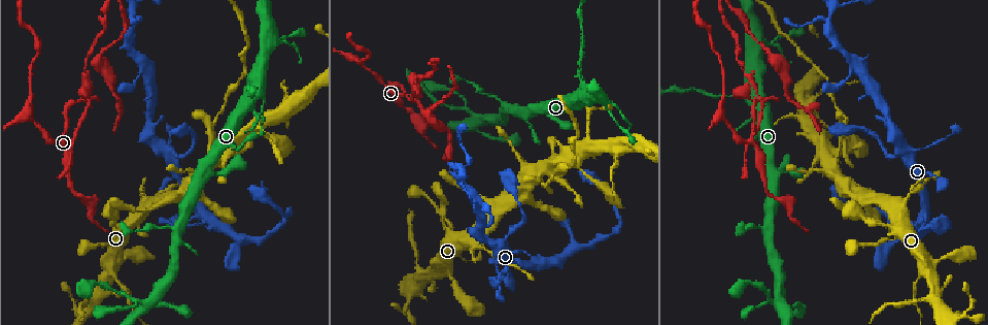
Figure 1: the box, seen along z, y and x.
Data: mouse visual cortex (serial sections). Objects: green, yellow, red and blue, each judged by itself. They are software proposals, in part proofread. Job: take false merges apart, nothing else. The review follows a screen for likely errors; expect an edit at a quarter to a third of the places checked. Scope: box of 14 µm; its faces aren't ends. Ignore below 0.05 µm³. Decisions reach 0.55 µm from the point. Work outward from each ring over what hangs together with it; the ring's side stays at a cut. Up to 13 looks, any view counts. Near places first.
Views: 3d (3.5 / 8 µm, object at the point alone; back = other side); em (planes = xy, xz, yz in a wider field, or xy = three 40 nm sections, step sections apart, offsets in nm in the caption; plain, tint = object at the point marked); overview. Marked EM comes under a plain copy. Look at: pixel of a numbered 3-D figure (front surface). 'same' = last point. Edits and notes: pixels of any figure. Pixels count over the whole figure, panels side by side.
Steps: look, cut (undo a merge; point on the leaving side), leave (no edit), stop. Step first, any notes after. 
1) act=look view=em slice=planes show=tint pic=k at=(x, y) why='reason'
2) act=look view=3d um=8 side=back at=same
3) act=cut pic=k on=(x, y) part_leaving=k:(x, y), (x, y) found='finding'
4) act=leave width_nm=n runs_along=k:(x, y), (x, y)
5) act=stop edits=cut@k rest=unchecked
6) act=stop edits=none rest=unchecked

act=look view=3d um=8 side=back pic=1 at=(82, 99) why='three arms meet'

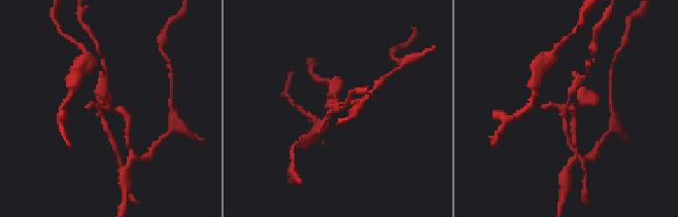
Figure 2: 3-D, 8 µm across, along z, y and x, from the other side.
act=look view=em slice=planes show=tint pic=2 at=(108, 107) why='shape alone is not enough'

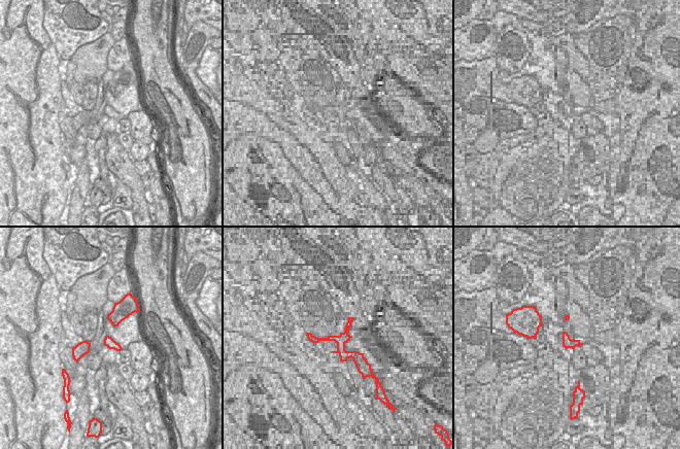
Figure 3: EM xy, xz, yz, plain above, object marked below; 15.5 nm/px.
act=cut pic=2 on=(321, 123) part_leaving=2:(102, 107), (100, 115), (113, 146) found='a second cell is stuck on'

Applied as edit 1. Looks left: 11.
act=look view=overview

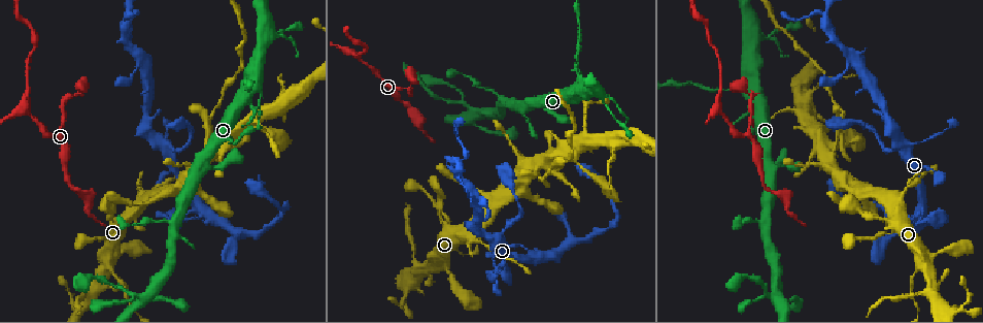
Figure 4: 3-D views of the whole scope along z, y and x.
act=look view=3d um=3.5 side=back pic=4 at=(909, 186) why='narrows sharply'

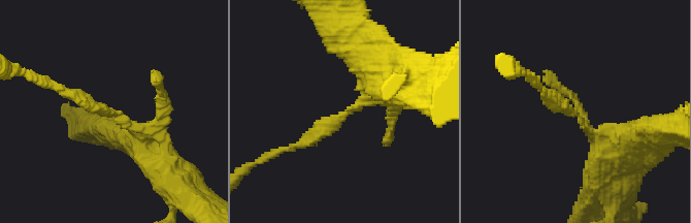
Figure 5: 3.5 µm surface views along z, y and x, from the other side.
act=look view=em slice=xy step=1 show=tint pic=5 at=(353, 111) arm_widths_nm=200,350

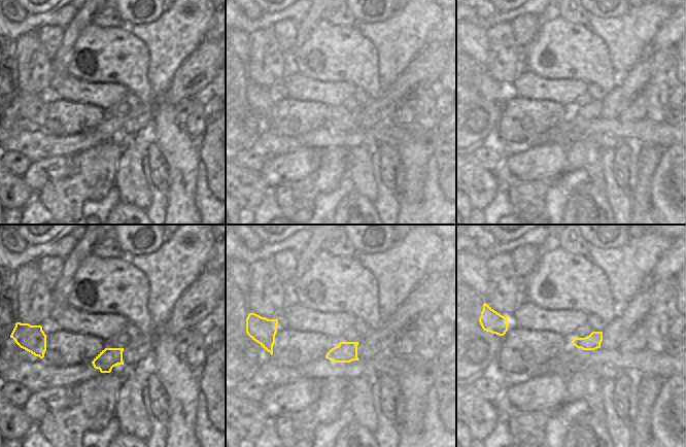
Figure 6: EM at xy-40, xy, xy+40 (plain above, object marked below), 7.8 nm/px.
act=leave width_nm=160 runs_along=5:(156, 159), (121, 115), (67, 93) found='one cell here'

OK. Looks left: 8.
act=look view=3d um=3.5 pic=4 at=(162, 144) why='a narrow waist'

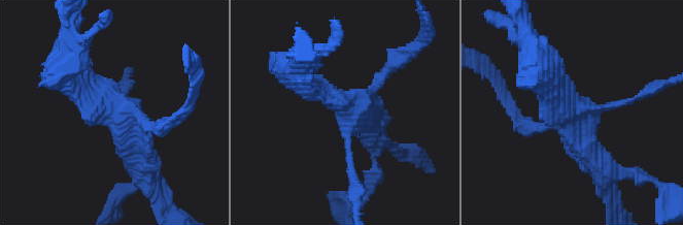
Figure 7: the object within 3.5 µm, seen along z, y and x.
act=look view=em slice=planes show=tint pic=7 at=(348, 105) why='shape alone is not enough'

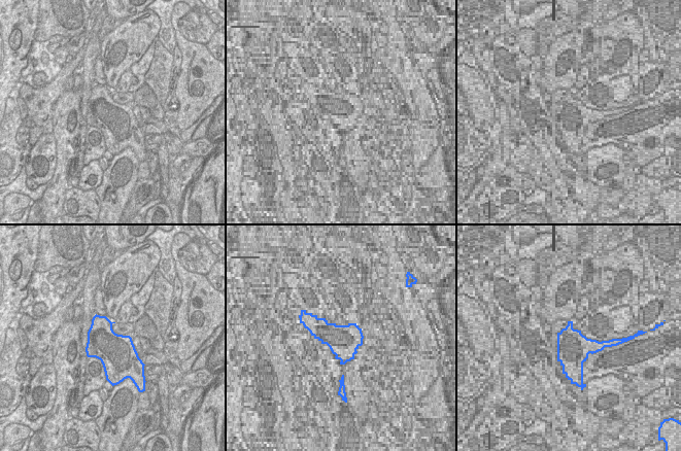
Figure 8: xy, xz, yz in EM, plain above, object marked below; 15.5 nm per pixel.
act=look view=em slice=xy step=5 show=tint at=same

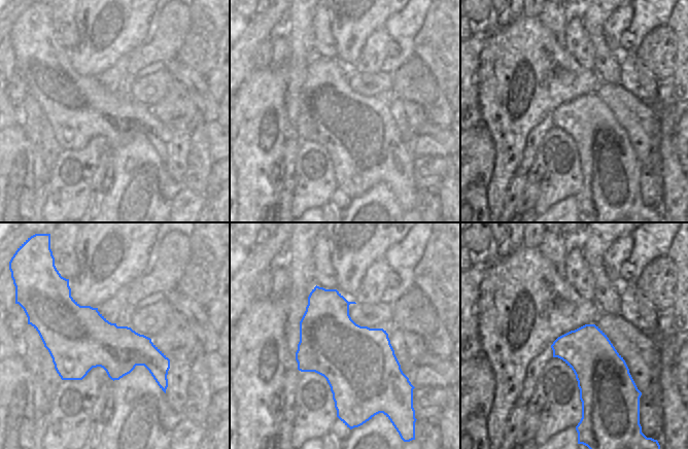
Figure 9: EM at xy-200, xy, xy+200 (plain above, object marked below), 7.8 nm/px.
act=leave runs_along=7:(143, 168), (134, 127), (67, 76) found='all the same cell'

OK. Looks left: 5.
act=look view=3d um=3.5 pic=4 at=(207, 122) why='arms part here'

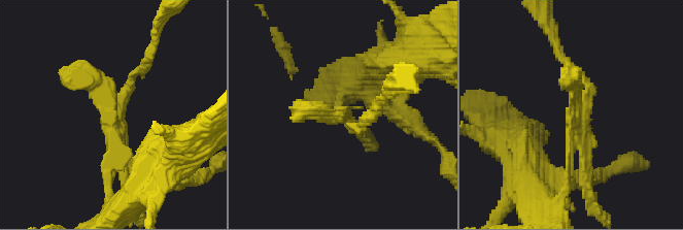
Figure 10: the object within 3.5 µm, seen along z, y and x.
act=look view=em slice=planes show=tint pic=10 at=(577, 107)

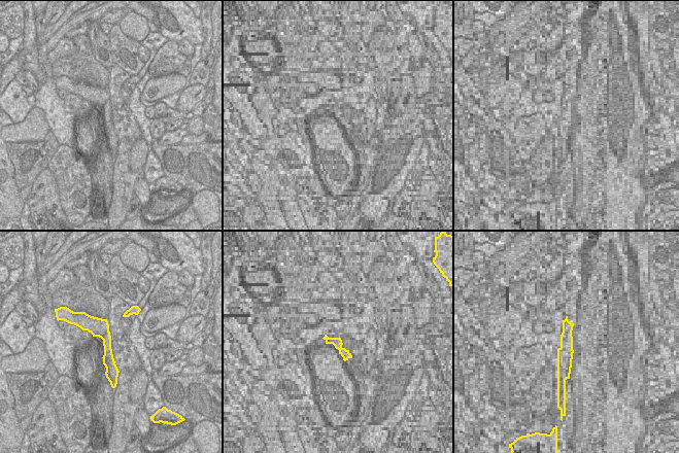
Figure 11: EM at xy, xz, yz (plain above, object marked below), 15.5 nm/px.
act=cut pic=10 on=(371, 116) width_nm=200 part_leaving=10:(118, 102), (160, 26) found='a second cell is stuck on'

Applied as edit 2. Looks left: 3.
act=look view=3d um=3.5 pic=4 at=(803, 114)

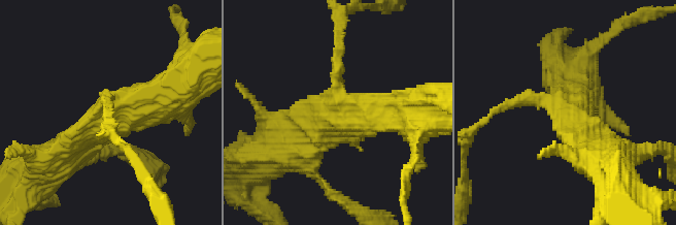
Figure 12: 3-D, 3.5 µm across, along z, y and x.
act=look view=em slice=planes show=tint pic=12 at=(577, 114)

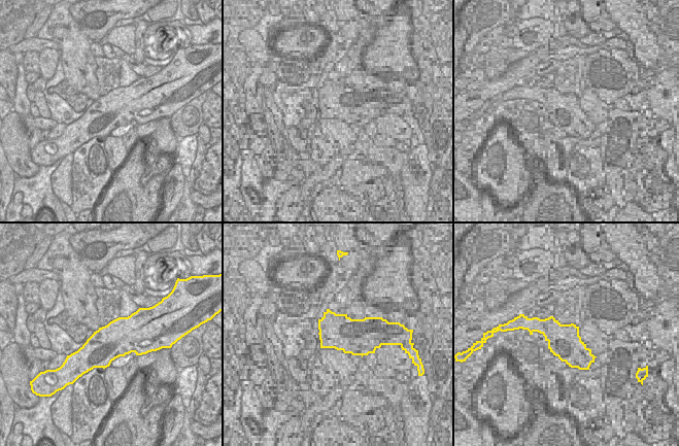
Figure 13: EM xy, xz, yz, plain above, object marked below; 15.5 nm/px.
act=look view=em slice=xy step=2 show=tint at=same

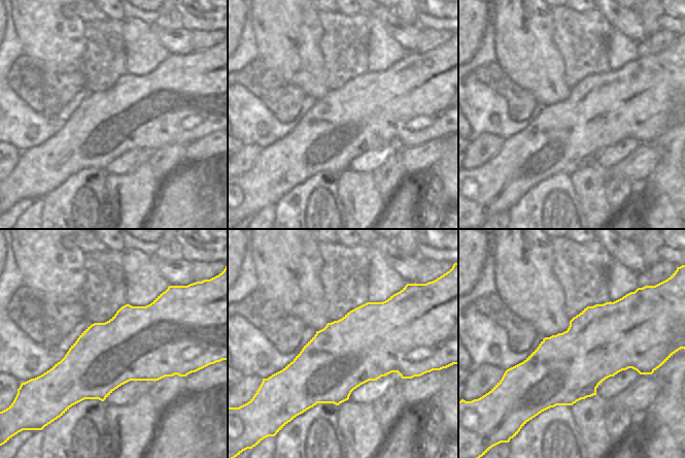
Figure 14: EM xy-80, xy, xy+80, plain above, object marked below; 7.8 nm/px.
act=leave arms=3 runs_along=12:(61, 157), (117, 109), (175, 90) found='all the same cell'

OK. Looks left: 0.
act=stop edits=cut@2,cut@10 rest=unchecked

